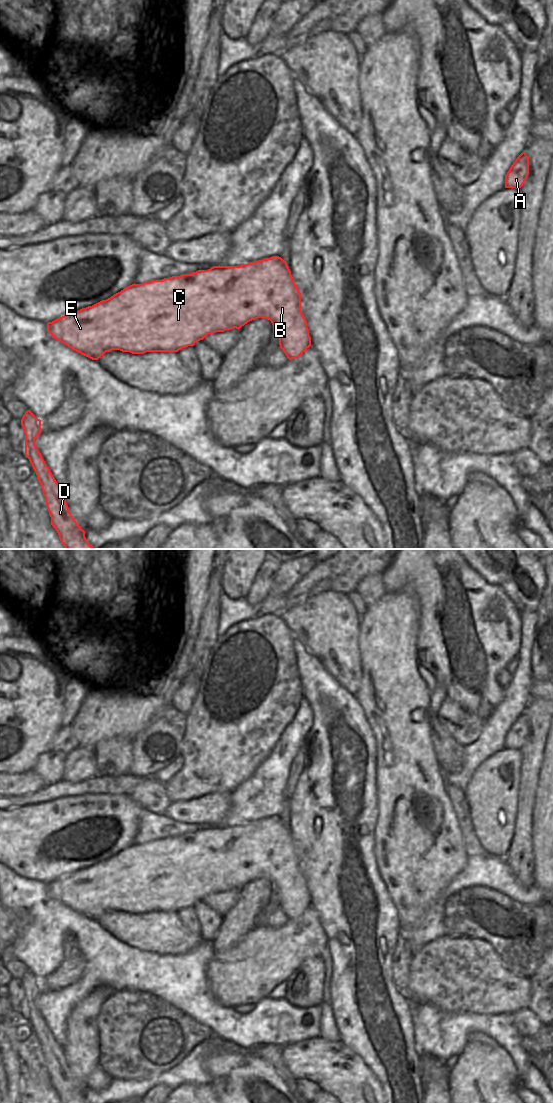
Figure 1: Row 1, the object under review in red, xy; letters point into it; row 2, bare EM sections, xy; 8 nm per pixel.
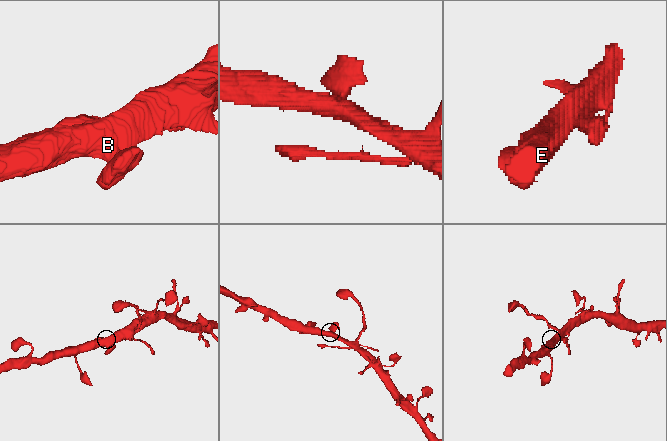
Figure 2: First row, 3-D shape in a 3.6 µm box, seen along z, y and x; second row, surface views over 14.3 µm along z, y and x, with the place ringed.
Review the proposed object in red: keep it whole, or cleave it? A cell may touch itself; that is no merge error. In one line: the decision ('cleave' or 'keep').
keep

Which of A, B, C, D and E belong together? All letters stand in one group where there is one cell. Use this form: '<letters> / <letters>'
A B C D E

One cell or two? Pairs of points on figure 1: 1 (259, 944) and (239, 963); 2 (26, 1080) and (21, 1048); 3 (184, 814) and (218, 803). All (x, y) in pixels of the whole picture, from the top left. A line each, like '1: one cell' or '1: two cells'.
1: one cell
2: two cells
3: one cell

